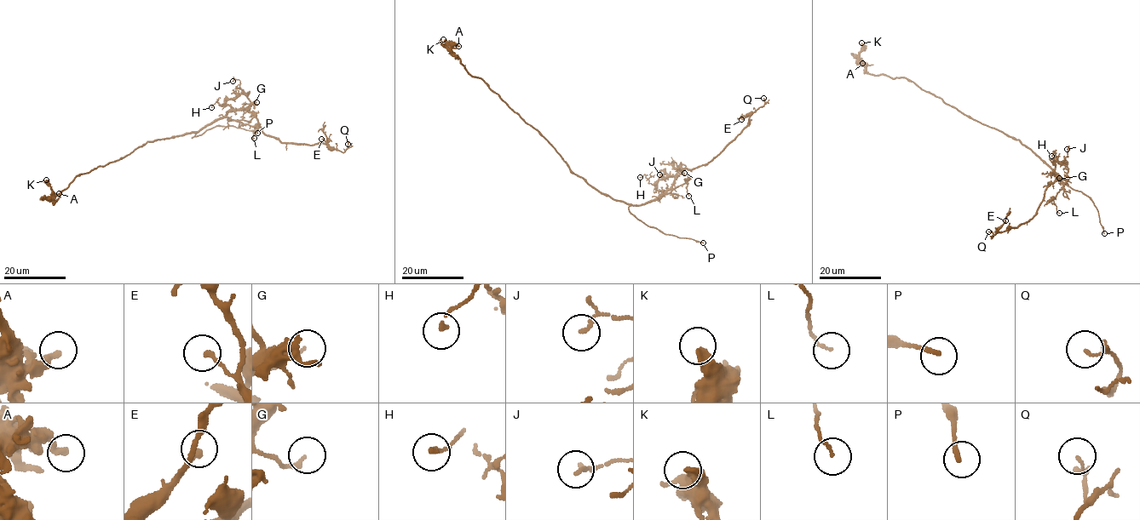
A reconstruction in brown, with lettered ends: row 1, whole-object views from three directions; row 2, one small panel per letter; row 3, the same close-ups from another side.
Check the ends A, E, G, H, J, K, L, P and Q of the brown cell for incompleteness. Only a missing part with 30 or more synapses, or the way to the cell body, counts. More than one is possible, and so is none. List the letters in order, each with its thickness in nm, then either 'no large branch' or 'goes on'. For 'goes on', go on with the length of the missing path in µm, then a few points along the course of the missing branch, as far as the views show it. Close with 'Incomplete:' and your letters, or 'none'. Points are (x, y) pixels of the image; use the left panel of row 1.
A: 240 nm thick; no large branch
E: 180 nm thick; no large branch
G: 160 nm thick; no large branch
H: 120 nm thick; no large branch
J: 100 nm thick; no large branch
K: 320 nm thick; no large branch
L: 110 nm thick; no large branch
P: 180 nm thick; goes on; about 15 µm are missing; missing branch runs (257, 133), (286, 149)
Q: 140 nm thick; no large branch
Incomplete: P

